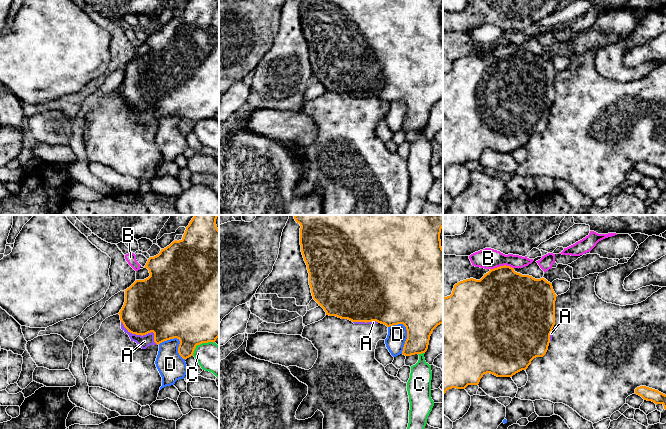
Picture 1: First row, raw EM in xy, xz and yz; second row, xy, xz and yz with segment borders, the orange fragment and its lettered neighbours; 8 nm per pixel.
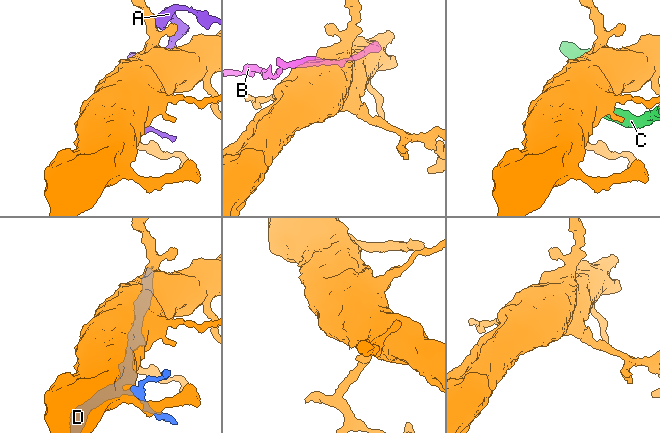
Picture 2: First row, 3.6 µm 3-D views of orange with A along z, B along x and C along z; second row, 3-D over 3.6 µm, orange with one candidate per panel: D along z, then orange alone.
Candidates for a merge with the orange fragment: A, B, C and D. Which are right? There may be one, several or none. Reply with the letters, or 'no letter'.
no letter

